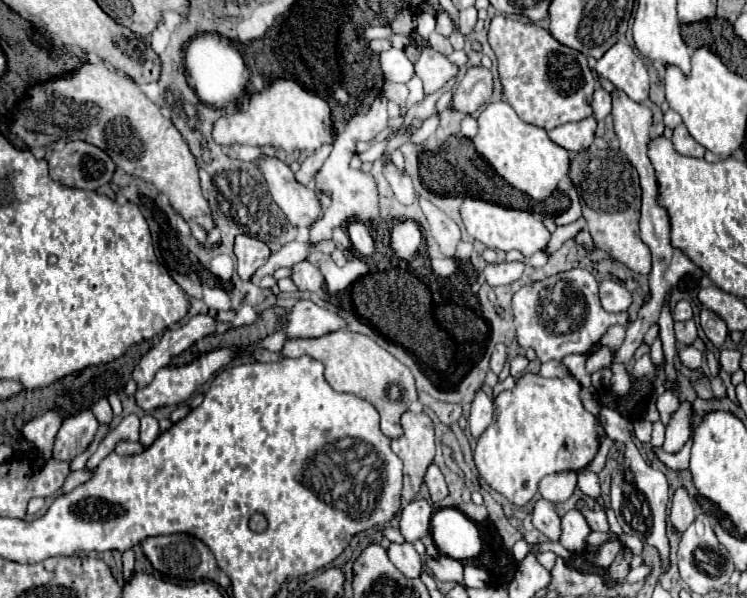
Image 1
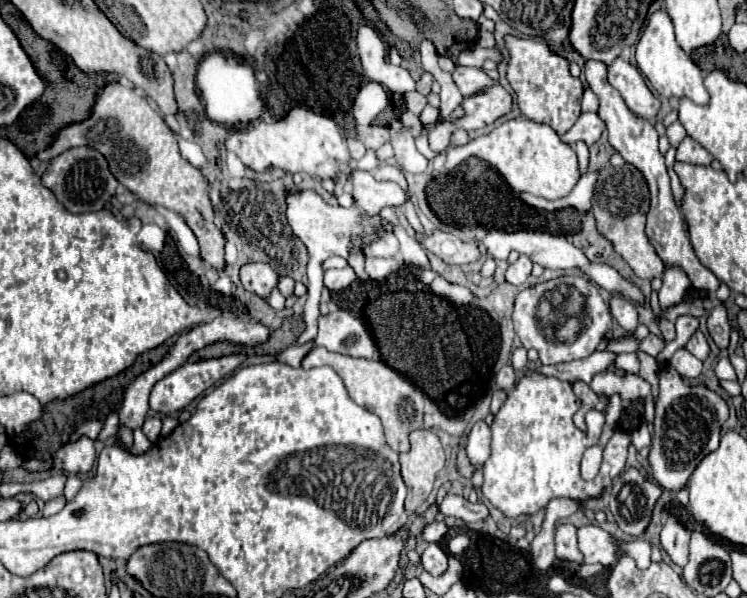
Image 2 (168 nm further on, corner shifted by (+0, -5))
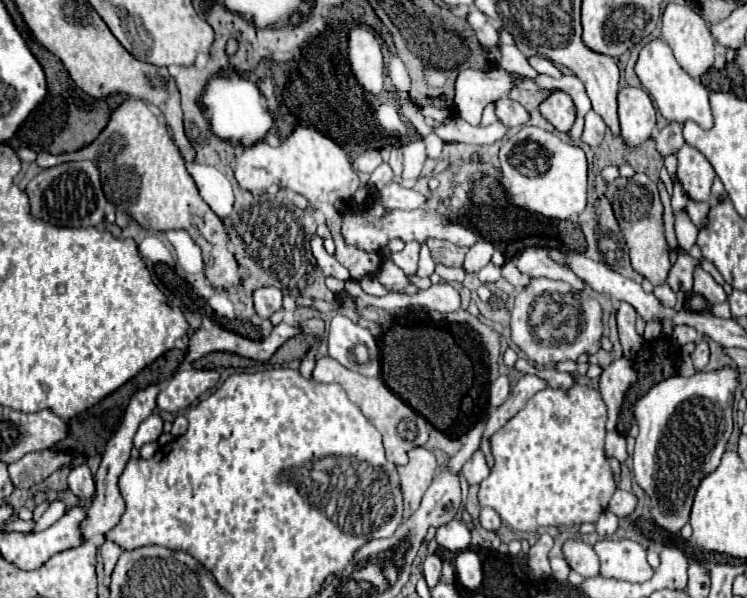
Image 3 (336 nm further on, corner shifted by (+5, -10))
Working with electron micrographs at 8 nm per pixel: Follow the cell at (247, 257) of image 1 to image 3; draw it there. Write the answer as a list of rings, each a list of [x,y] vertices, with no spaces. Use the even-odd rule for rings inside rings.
[[[260,287],[254,291],[254,307],[260,317],[270,317],[282,307],[282,291],[276,287]]]

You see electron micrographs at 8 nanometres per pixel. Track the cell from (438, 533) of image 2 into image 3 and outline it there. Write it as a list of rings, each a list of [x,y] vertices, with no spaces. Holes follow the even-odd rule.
[[[452,519],[450,523],[438,527],[436,541],[438,541],[438,545],[442,545],[444,549],[448,549],[452,553],[464,551],[466,547],[470,547],[470,531],[462,521]],[[460,545],[464,545],[464,549],[460,549]]]

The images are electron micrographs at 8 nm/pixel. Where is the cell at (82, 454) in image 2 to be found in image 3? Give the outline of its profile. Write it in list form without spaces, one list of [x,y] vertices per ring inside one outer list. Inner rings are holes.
[[[86,463],[78,465],[78,467],[74,467],[70,471],[70,475],[68,475],[68,487],[82,501],[88,501],[88,499],[94,497],[94,479],[92,479],[90,467]]]

